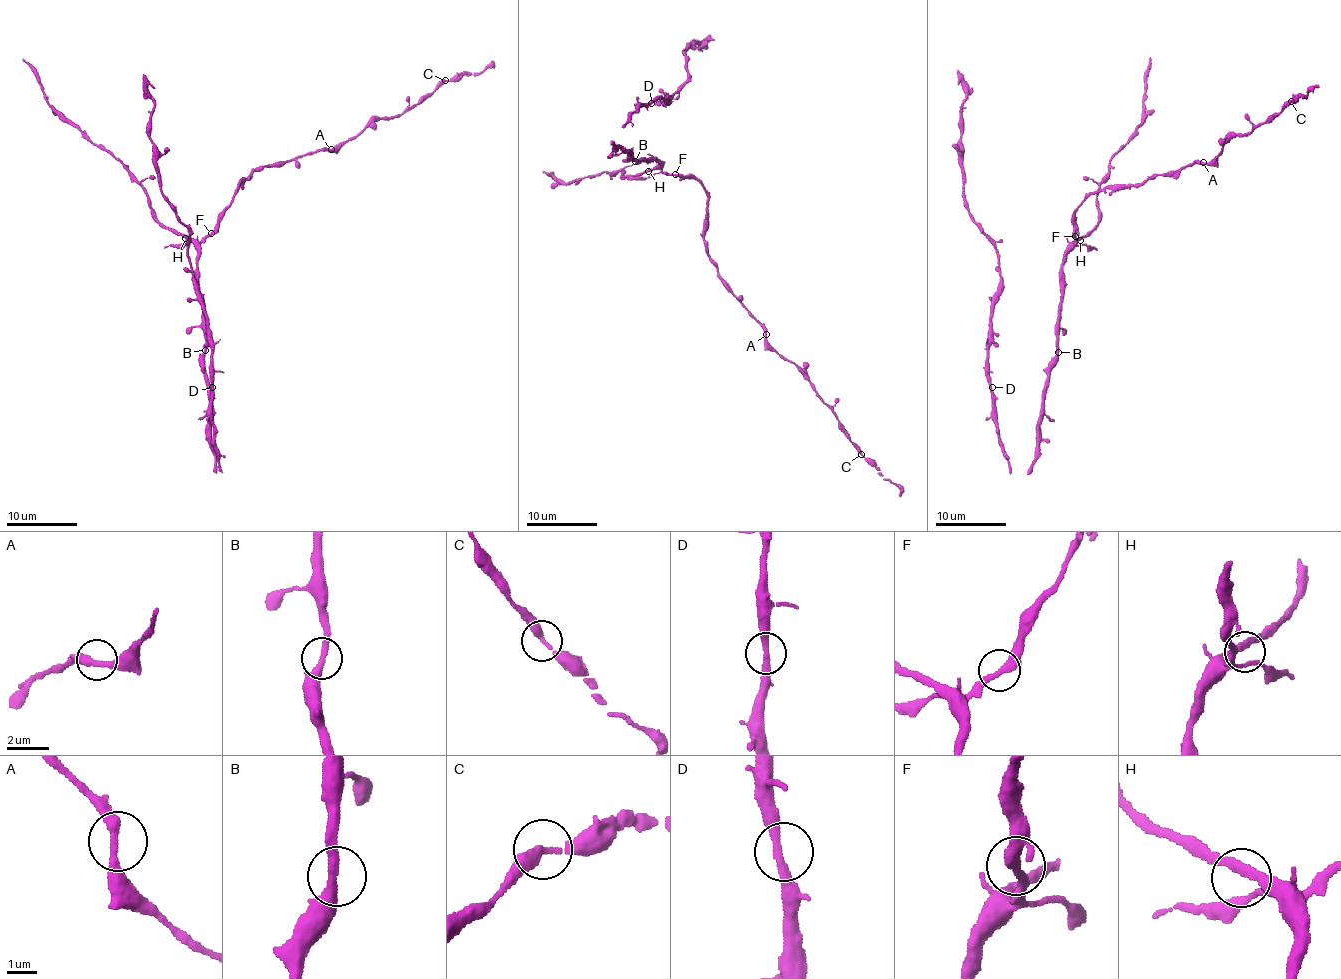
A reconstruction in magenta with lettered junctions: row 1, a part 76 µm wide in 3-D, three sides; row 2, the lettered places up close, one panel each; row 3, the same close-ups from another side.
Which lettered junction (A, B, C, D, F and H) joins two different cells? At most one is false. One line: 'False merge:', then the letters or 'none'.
False merge: none

